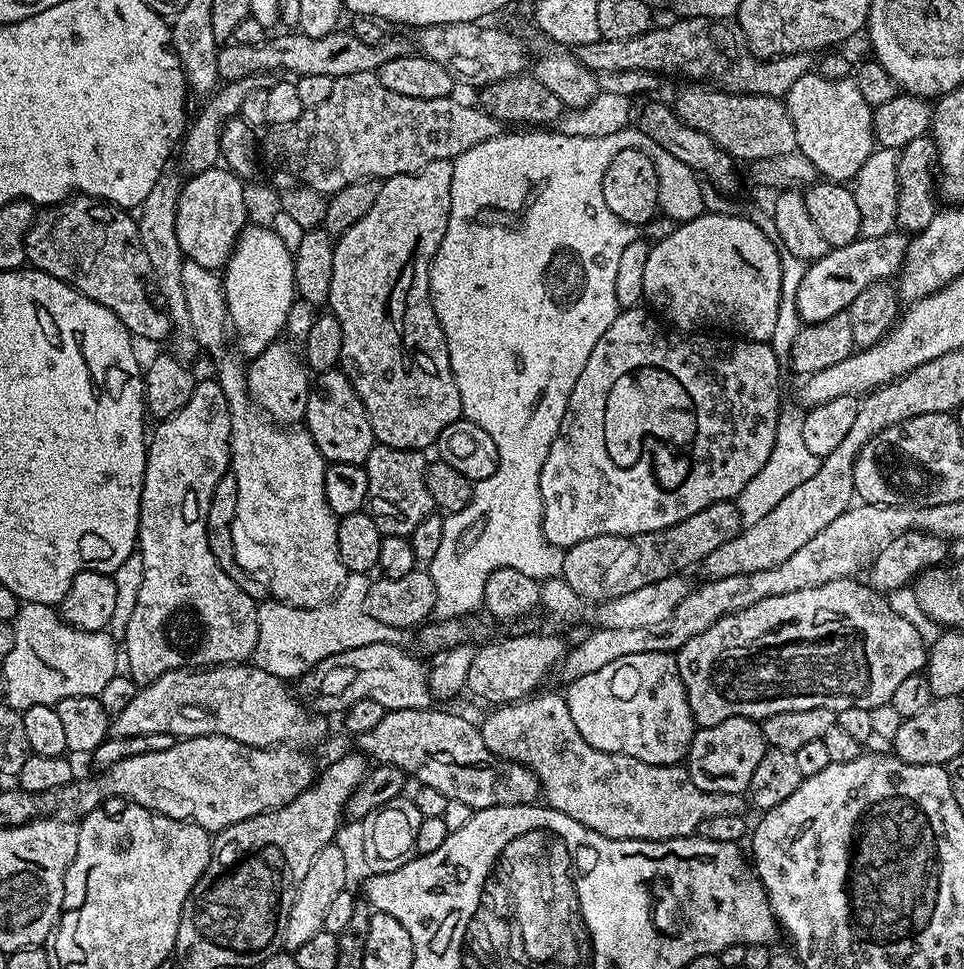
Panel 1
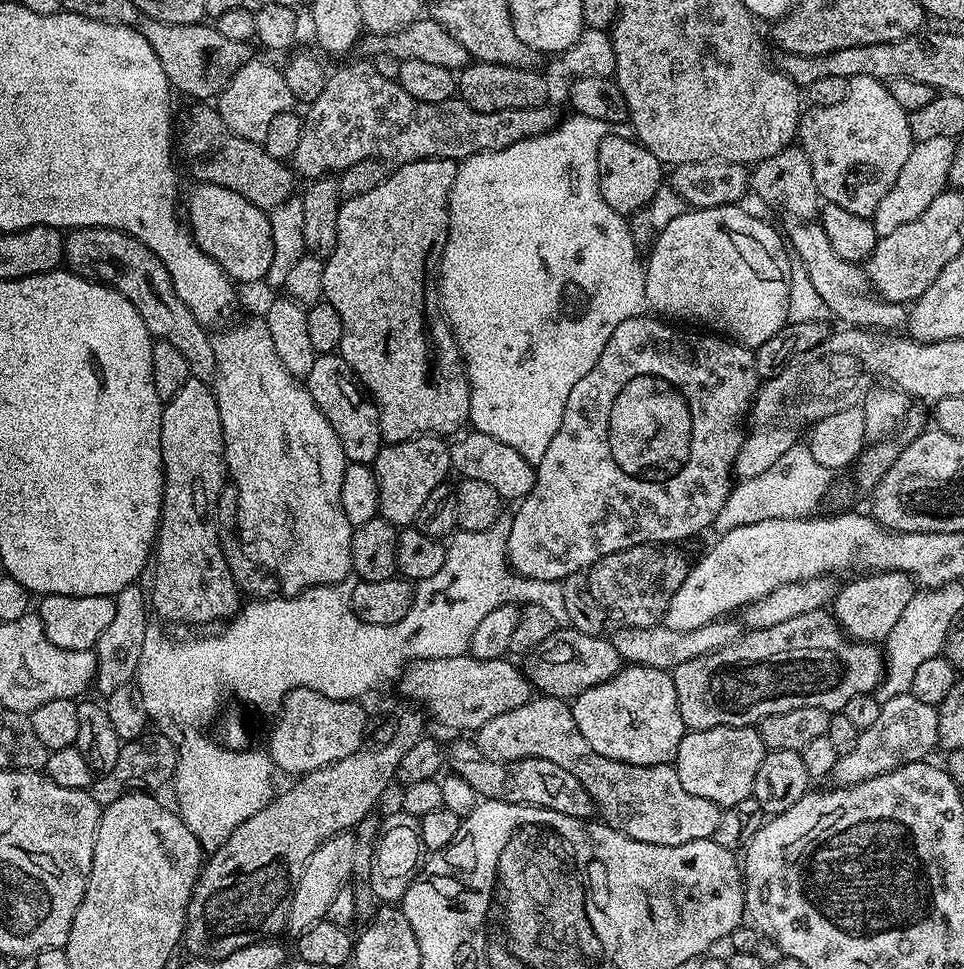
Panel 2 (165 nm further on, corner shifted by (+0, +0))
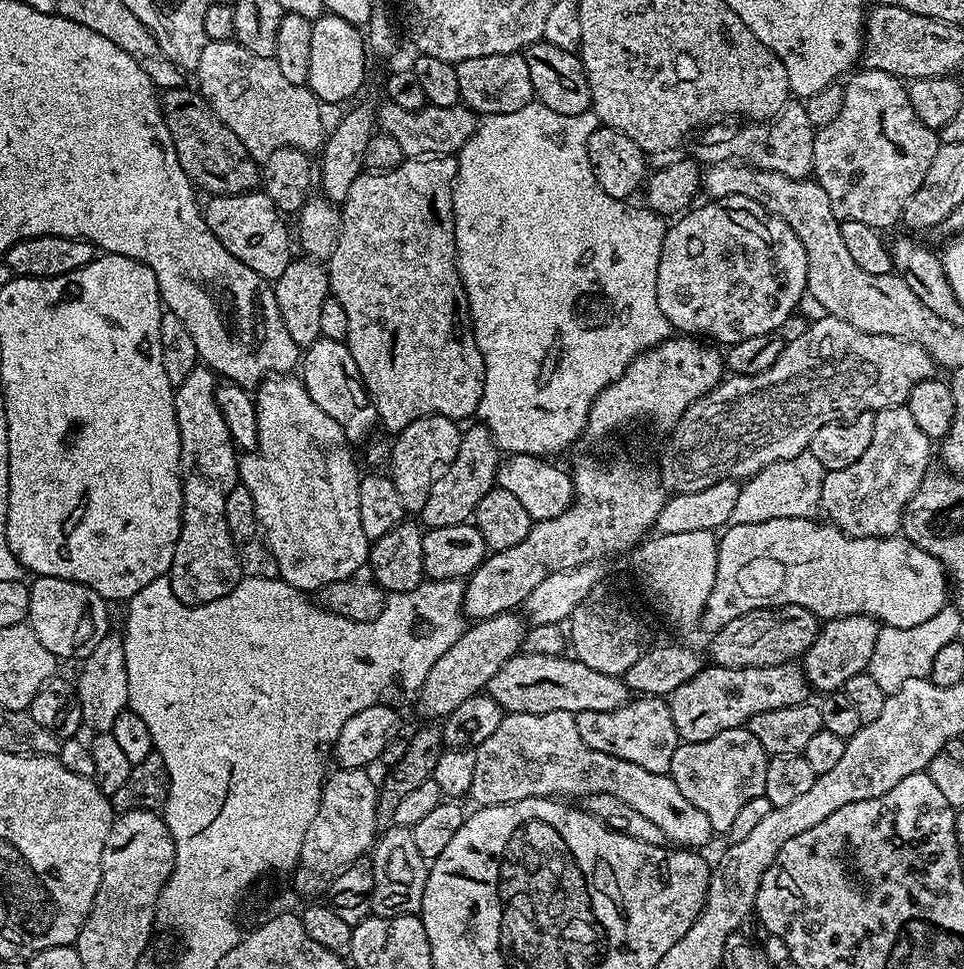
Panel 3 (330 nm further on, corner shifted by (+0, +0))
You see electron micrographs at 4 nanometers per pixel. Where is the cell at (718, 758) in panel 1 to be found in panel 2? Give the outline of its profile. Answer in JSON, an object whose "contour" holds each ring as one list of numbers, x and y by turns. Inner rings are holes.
{"contour":[[718,726,697,732,688,730,676,751,674,767,688,793,698,794,698,798,706,798,726,809,734,806,734,802,751,797,754,774,758,774,758,766,762,766,765,751,759,731,752,726]]}

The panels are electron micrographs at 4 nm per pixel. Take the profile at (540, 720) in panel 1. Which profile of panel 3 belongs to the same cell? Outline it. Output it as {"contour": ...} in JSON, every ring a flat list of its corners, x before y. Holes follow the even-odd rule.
{"contour":[[513,712,505,715,504,720,498,726,498,730,494,730,494,734,490,734,490,738,486,738,486,742,482,742,474,751,476,754,474,782,470,782,470,790,468,791,470,800,474,802,473,805,489,808,499,804,509,804,515,800,529,800,535,796,545,798,580,796,580,798,587,798,590,794,614,794,614,798,622,798,622,802,628,803,634,810,638,810,643,816,650,818,650,822,654,822,654,826,658,826,662,830,662,834,667,841,673,842,685,850,704,850,704,847,714,839,714,833,710,826,710,821,706,819,706,814,702,814,702,810,698,810,698,806,694,806,694,802,689,802,685,798,682,790,678,790,678,786,672,781,671,775,653,774,651,770,645,770,642,766,638,766,638,762,626,762,625,760,614,758,610,754,602,754,602,750,590,750,590,746,586,746,586,742,582,742,582,737,578,734,575,715,571,712,551,712,550,714,518,714]]}

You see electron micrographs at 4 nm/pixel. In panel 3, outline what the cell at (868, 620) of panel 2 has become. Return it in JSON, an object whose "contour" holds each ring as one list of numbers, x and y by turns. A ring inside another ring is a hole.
{"contour":[[840,616,837,620,823,621,820,633,802,657,809,689,816,691,817,688,820,694,838,692,854,674,865,671,874,654,874,642,878,642,880,629,881,625,870,616]]}

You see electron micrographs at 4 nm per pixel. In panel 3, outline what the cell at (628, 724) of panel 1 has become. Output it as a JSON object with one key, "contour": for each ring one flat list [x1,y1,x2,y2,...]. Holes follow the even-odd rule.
{"contour":[[640,696,629,699,628,703,623,704,618,710,606,710,605,712,586,710,575,713,575,718,578,734,582,737,582,742,586,742,586,746,590,746,590,750,602,750,602,754,610,754,614,758,626,762,638,762,638,766,651,770,653,774,669,775,674,750,682,741,674,726,674,718,670,714,670,706,665,697]]}

